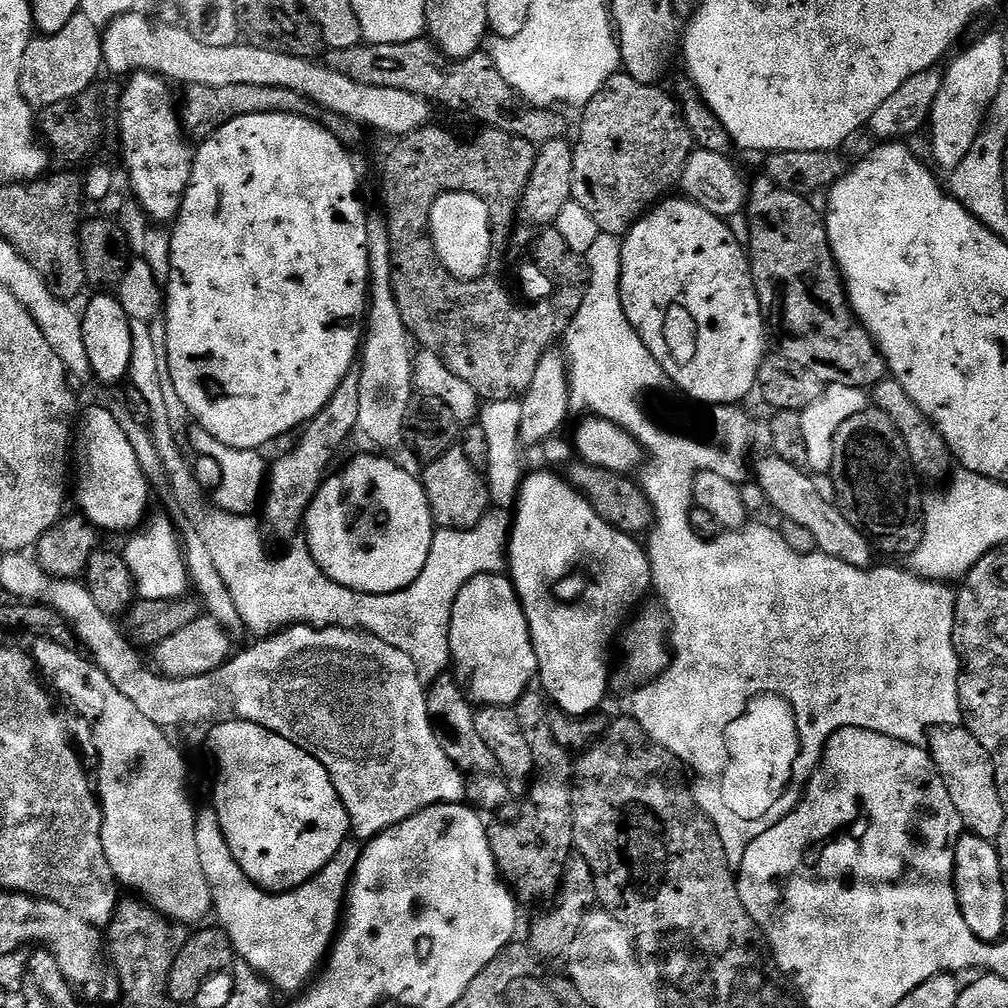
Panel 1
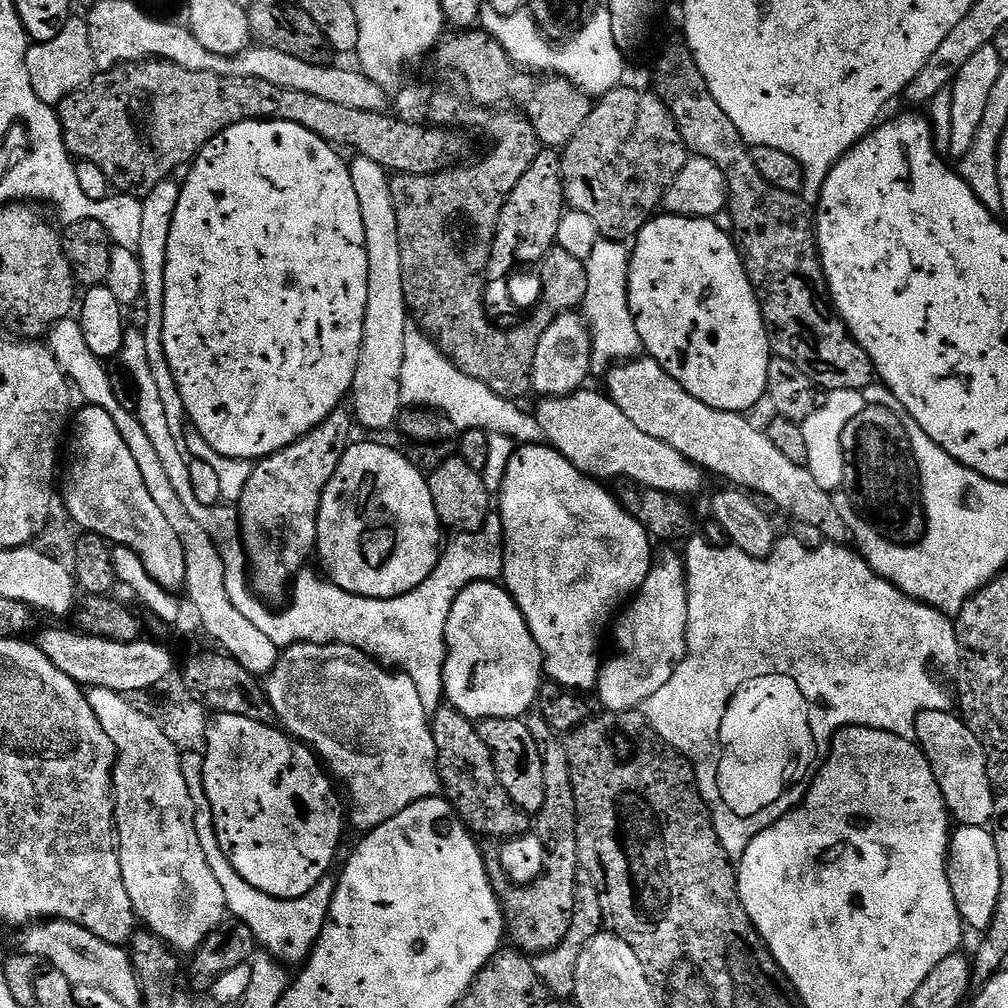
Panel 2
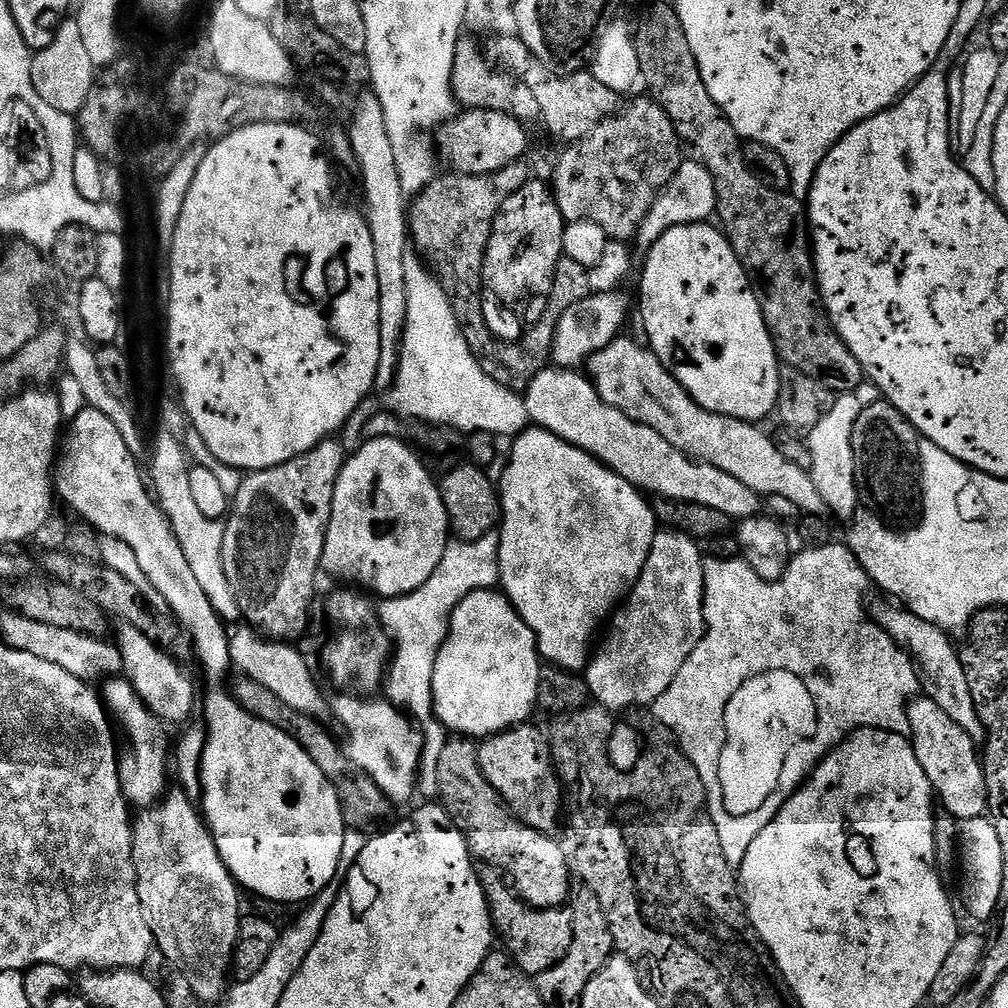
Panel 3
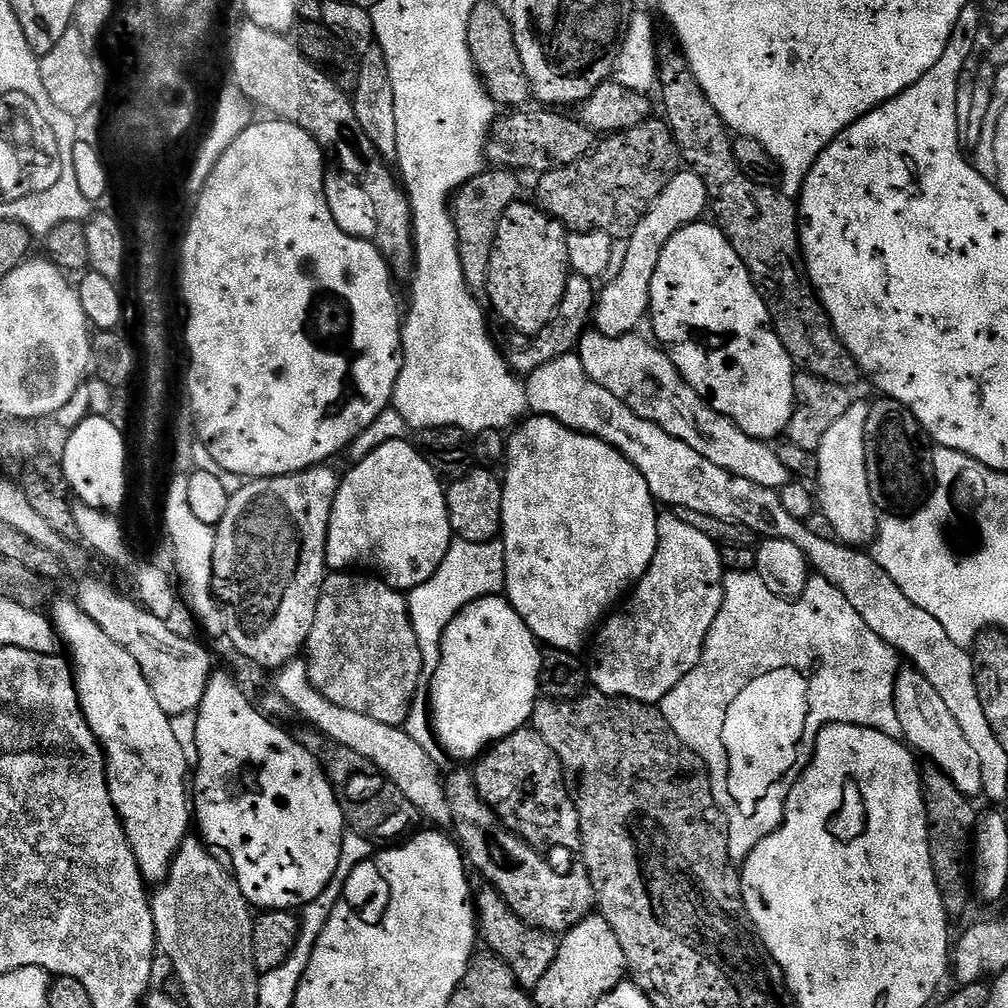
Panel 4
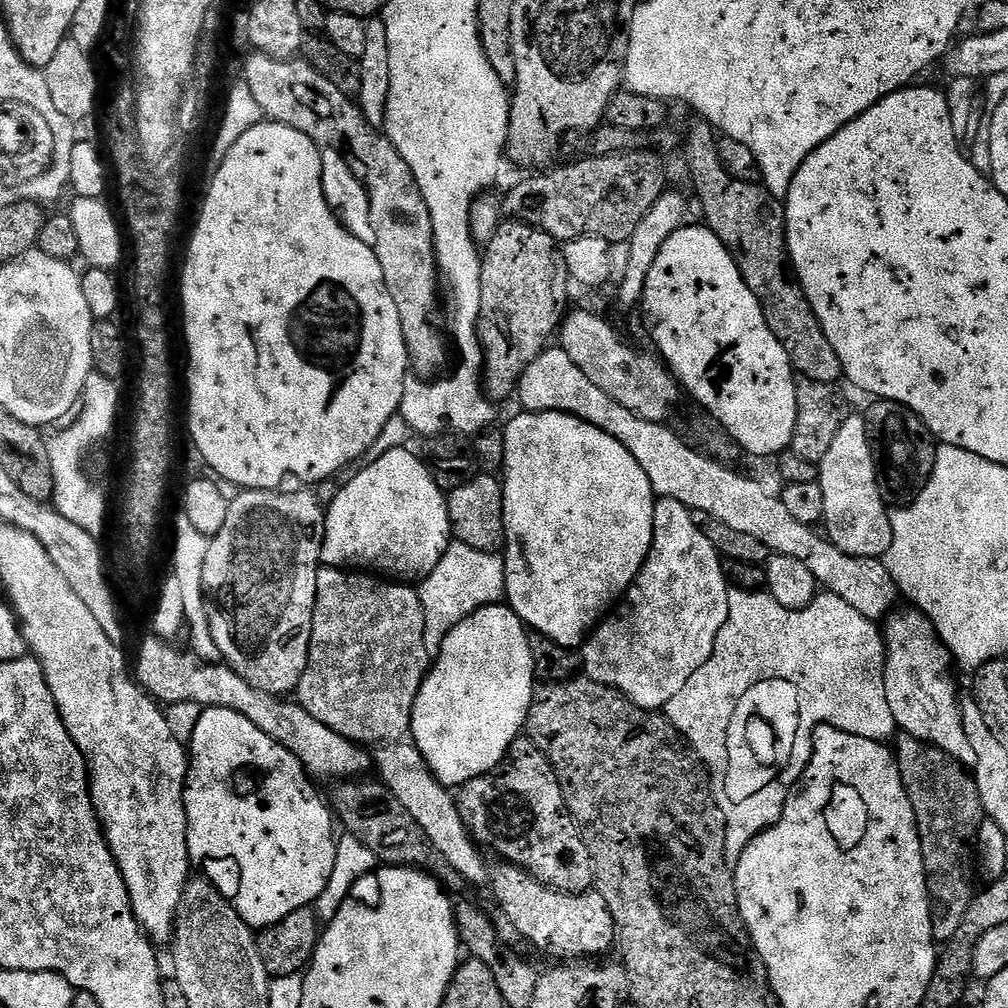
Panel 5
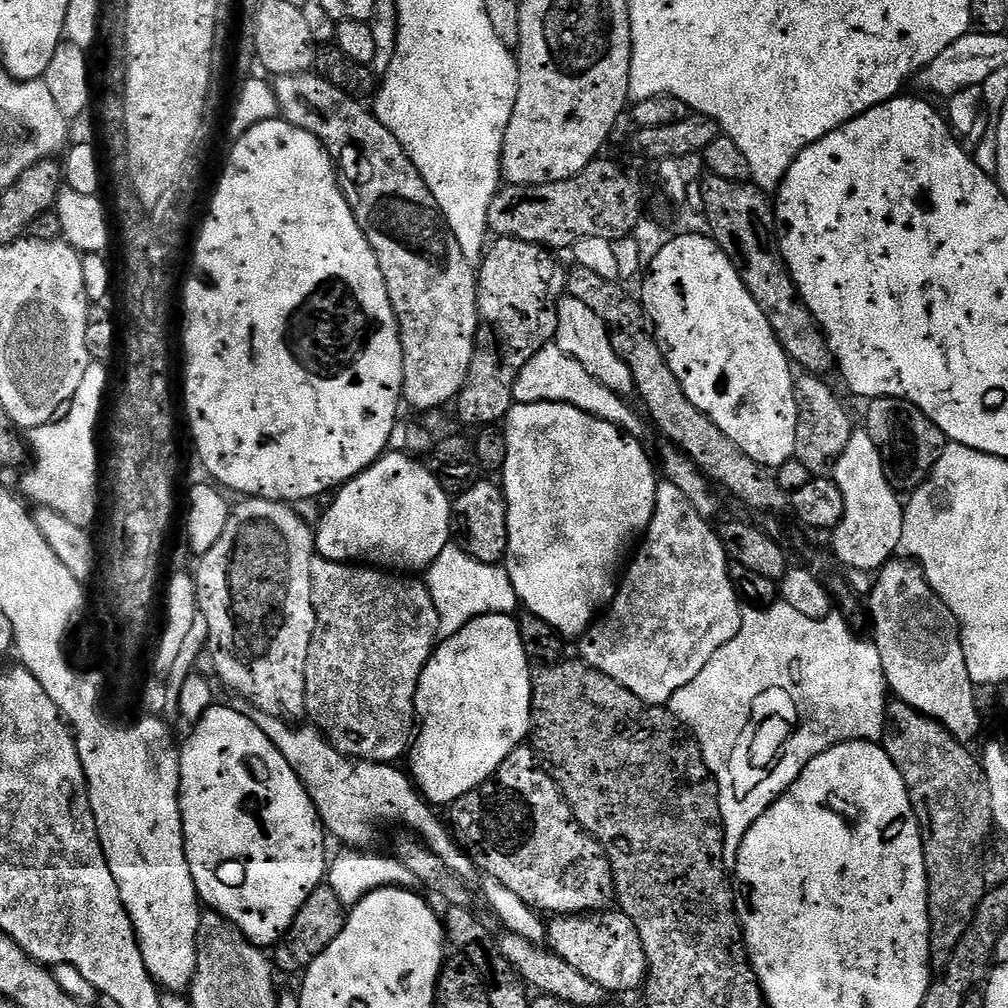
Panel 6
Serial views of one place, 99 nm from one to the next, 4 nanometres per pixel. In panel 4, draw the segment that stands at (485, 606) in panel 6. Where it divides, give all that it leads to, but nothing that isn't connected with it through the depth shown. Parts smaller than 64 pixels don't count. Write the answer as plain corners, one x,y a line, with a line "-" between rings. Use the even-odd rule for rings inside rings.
459,538
453,539
452,545
446,550
446,558
434,570
434,574
422,586
412,589
407,593
408,614
412,619
414,634
418,638
420,653
424,655
424,663
428,666
435,666
440,663
440,643
444,637
446,626
459,614
462,609
481,600
483,596
499,596
504,592
504,545
496,540
478,542
466,542

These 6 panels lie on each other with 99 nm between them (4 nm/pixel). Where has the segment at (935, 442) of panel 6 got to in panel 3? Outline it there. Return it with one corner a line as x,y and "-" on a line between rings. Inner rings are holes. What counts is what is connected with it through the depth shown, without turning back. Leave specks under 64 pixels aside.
887,402
879,403
869,403
862,410
858,422
854,422
854,434
852,435
854,474
861,505
869,513
881,518
889,518
888,516
894,515
895,512
900,516
906,515
907,512
919,513
922,508
922,481
920,479
920,442
922,437
914,425
894,405

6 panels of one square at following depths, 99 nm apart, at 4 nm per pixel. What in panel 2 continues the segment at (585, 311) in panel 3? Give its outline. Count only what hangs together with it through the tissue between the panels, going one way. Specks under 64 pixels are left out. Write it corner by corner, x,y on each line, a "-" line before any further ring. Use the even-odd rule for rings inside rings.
569,310
561,312
550,326
542,329
540,341
534,354
534,366
532,367
532,392
540,398
554,396
568,396
571,392
581,391
588,380
588,375
593,375
592,366
592,334
588,330
587,323
579,311

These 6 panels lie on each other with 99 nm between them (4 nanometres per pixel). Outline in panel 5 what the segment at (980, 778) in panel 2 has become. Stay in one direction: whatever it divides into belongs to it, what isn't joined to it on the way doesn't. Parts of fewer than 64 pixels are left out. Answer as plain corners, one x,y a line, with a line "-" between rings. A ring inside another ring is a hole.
907,607
893,611
882,624
885,654
884,681
886,702
890,702
890,714
894,714
894,722
901,733
918,738
923,744
933,744
938,750
953,756
965,768
975,769
974,749
966,738
966,726
962,722
960,713
961,697
956,696
956,680
952,677
952,672
954,673
952,653
940,640
931,620
915,607

